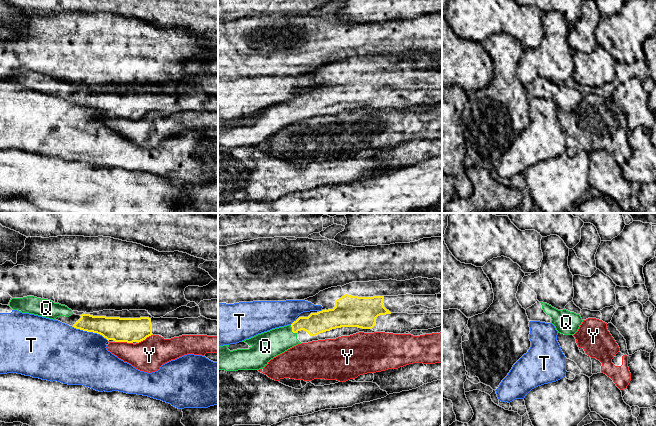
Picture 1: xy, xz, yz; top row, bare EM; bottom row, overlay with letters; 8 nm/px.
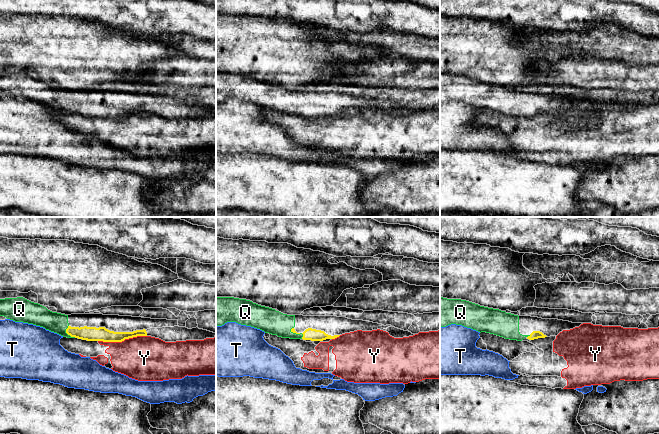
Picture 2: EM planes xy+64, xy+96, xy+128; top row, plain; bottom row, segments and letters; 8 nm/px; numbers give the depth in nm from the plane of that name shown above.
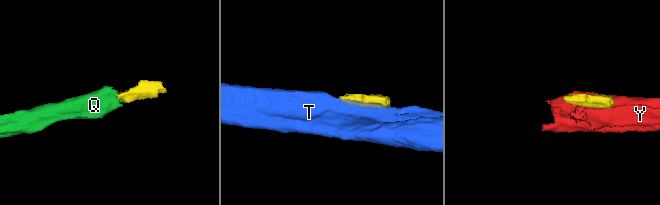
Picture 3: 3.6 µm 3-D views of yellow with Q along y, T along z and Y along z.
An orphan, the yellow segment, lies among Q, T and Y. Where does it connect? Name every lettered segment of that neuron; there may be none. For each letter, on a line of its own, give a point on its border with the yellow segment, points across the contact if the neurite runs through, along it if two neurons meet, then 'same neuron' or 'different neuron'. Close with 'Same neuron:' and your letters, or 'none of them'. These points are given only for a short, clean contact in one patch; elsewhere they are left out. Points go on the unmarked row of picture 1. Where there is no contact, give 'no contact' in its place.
Q: meets yellow in xz at (292, 106); same neuron
T: meets yellow in xy at (90, 107); different neuron
Y: meets yellow in xy at (124, 117); different neuron
Same neuron: Q

